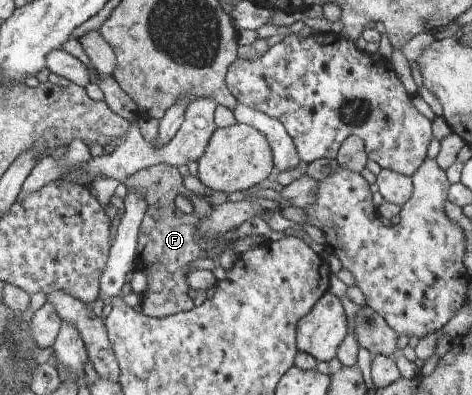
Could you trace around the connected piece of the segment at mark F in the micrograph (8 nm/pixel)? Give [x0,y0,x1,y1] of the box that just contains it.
[124,163,222,318]

